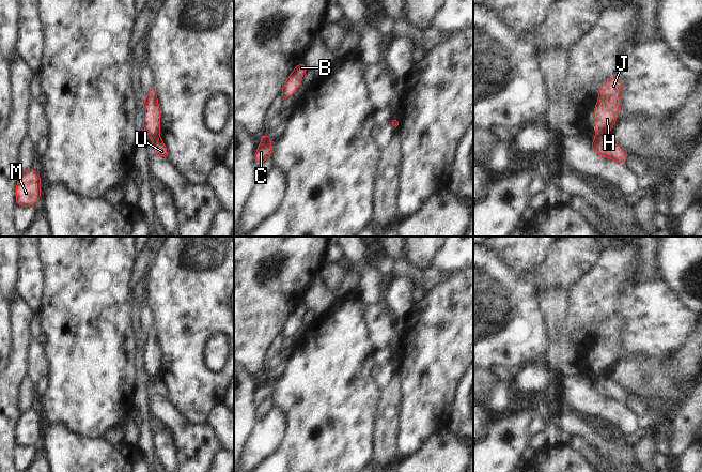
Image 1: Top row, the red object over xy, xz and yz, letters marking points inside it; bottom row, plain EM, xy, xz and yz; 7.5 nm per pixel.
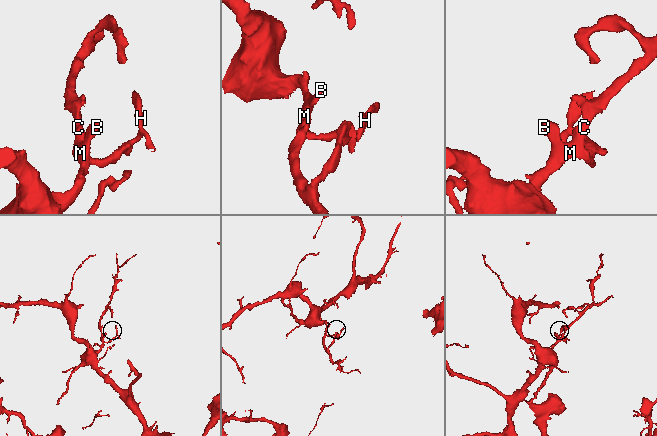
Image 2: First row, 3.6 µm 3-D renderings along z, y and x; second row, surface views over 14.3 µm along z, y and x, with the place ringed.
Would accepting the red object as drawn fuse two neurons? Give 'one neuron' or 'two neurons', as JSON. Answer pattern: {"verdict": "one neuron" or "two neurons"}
{"verdict": "two neurons"}

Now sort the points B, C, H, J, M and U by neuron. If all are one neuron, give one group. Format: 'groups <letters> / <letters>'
groups B C M U / H J

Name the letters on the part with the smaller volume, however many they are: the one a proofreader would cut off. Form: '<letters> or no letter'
H, J

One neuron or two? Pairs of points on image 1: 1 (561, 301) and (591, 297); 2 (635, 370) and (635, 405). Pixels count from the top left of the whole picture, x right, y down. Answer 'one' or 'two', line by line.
1: two
2: two

